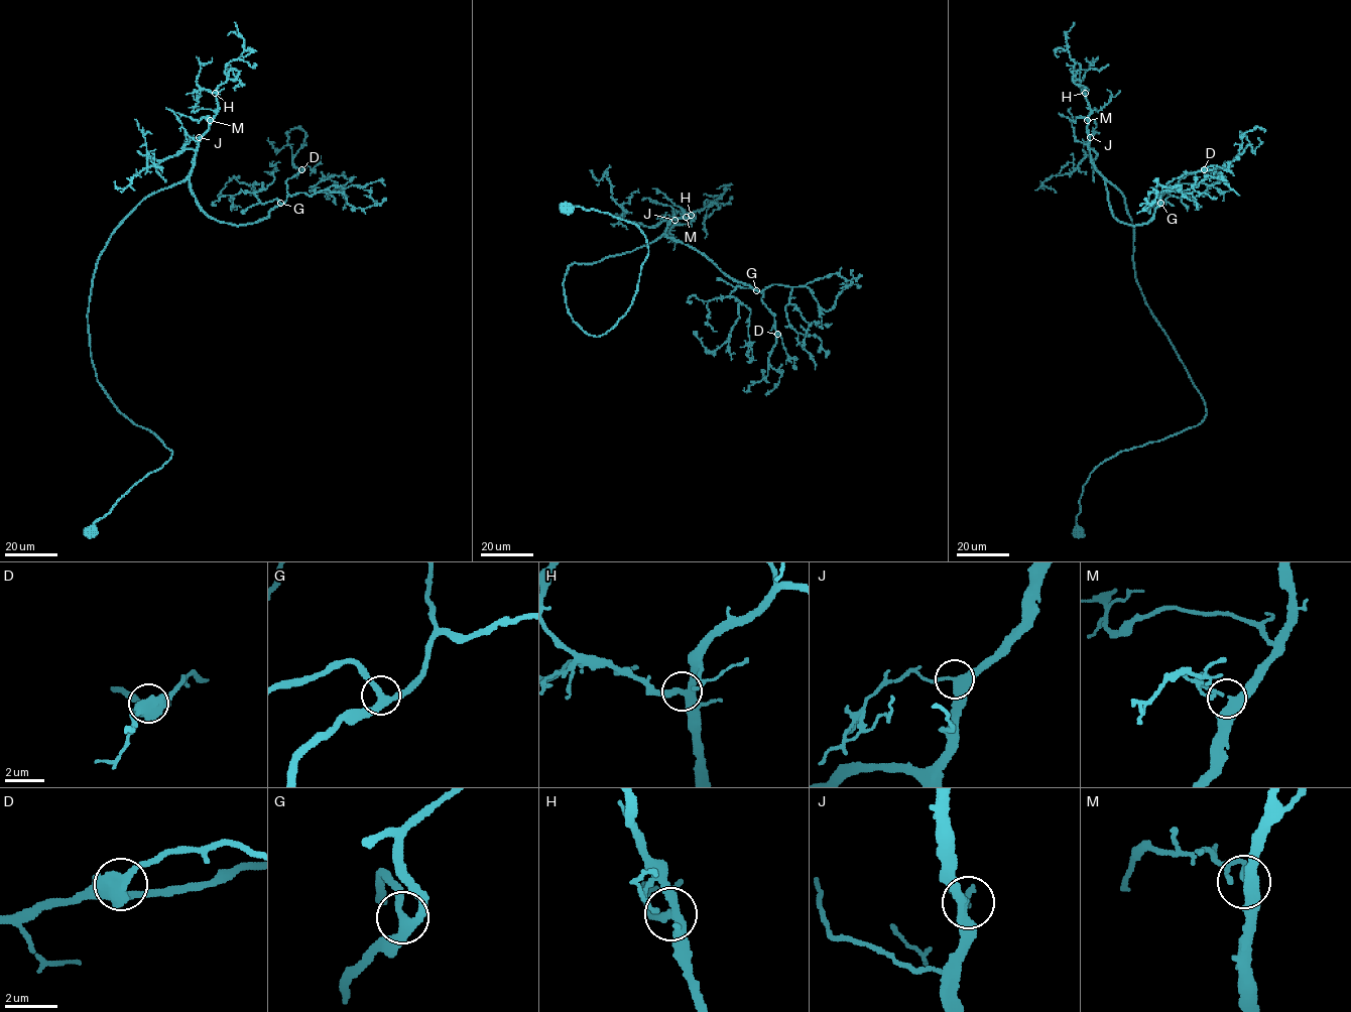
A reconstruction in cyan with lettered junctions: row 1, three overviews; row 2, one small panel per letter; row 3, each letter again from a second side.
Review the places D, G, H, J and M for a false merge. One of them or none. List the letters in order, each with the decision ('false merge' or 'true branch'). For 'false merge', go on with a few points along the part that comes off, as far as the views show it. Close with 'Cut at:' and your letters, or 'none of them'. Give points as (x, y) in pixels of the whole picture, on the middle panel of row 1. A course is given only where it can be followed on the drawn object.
D: true branch
G: true branch
H: true branch
J: true branch
M: true branch
Cut at: none of them

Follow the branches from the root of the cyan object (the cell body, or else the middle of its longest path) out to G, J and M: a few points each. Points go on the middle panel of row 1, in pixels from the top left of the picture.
G: (566, 206), (633, 223), (648, 250), (628, 311), (591, 336), (567, 307), (569, 266), (663, 235), (756, 290)
J: (566, 206), (633, 223), (648, 250), (629, 309), (594, 336), (569, 313), (569, 266), (647, 245), (674, 220)
M: (566, 206), (633, 223), (648, 250), (629, 309), (594, 336), (569, 313), (569, 266), (647, 245), (686, 217)

